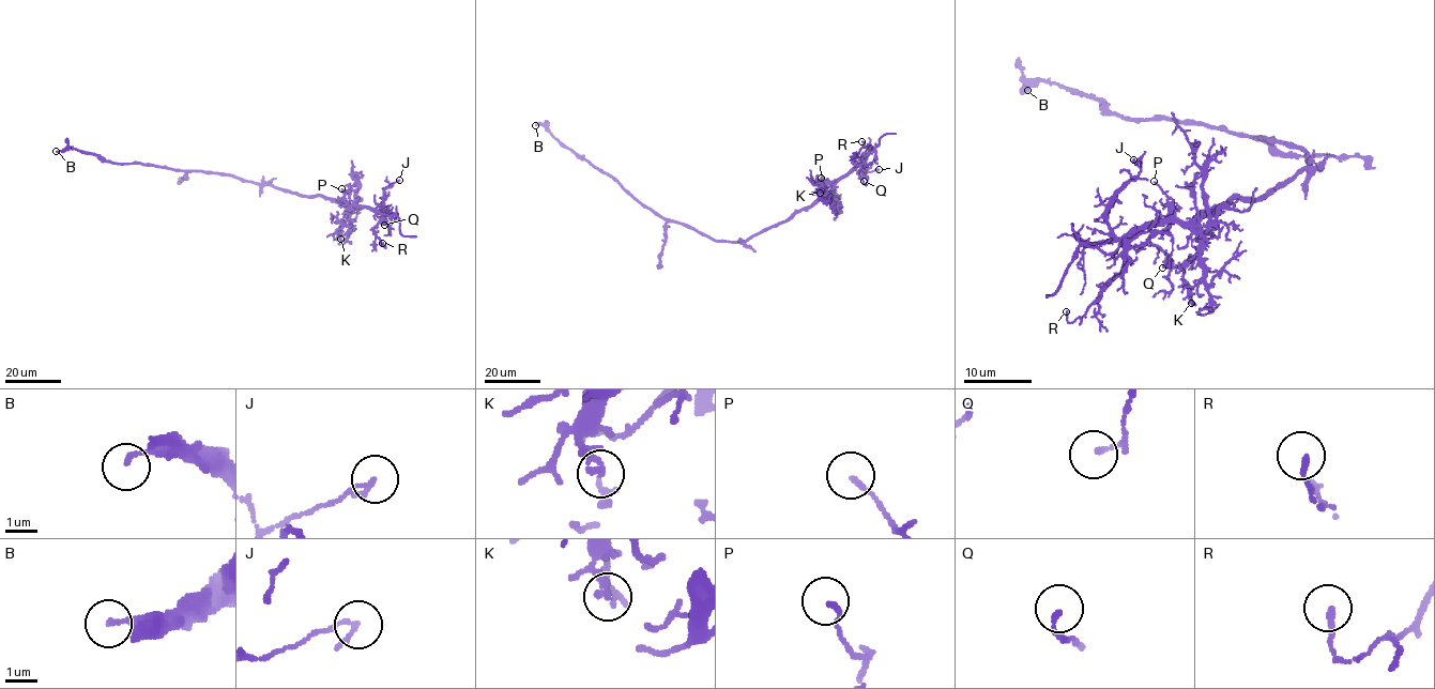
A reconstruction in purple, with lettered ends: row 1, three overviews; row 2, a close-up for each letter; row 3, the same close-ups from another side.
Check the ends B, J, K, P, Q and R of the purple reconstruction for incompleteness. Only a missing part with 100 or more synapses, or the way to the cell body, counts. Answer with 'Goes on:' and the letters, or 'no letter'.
Goes on: no letter

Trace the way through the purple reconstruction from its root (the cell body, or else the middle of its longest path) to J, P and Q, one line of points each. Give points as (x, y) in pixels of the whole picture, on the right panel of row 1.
J: (1306, 157), (1309, 166), (1267, 196), (1116, 236), (1107, 204), (1141, 171), (1133, 159)
P: (1306, 157), (1309, 166), (1267, 196), (1235, 198), (1200, 212), (1188, 221), (1169, 220), (1168, 196), (1154, 181)
Q: (1306, 157), (1309, 166), (1267, 196), (1136, 228), (1132, 247), (1173, 236), (1162, 268)

